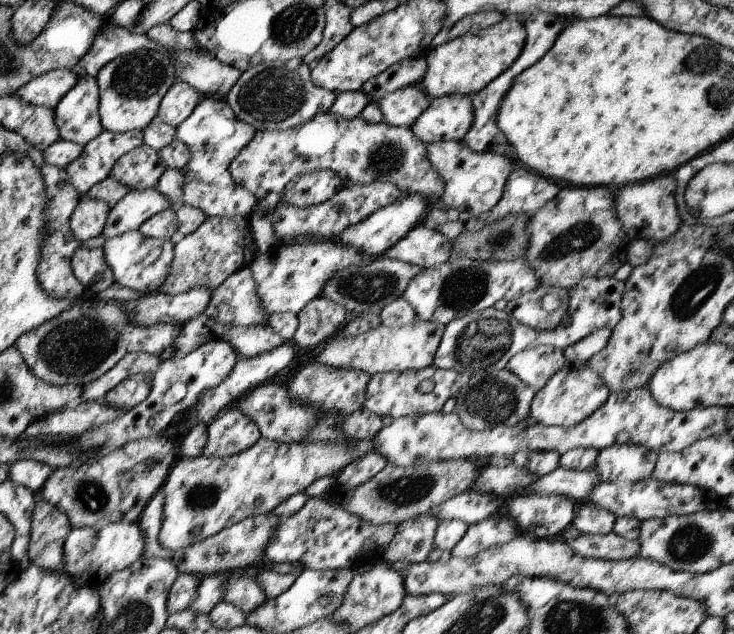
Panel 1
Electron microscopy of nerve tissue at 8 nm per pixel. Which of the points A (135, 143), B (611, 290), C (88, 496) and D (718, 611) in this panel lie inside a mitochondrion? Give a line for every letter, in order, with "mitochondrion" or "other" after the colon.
A: other
B: other
C: mitochondrion
D: other

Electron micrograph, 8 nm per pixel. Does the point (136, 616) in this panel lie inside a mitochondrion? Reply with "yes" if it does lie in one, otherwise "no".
yes

